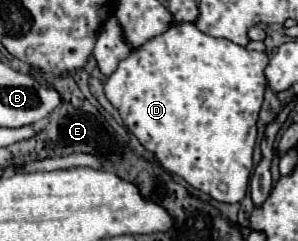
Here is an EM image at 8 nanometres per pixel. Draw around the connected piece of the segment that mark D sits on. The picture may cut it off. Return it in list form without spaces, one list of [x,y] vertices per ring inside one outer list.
[[[176,22],[122,60],[118,70],[106,80],[104,92],[130,132],[168,172],[218,202],[234,204],[244,198],[254,166],[252,152],[258,134],[258,112],[266,90],[266,64],[266,52],[250,52],[230,40],[200,32],[196,24]]]

